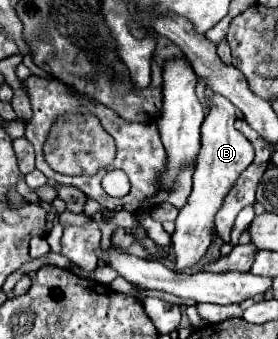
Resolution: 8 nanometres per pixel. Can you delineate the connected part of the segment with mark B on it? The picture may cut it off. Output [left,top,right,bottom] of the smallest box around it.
[171,94,253,270]

